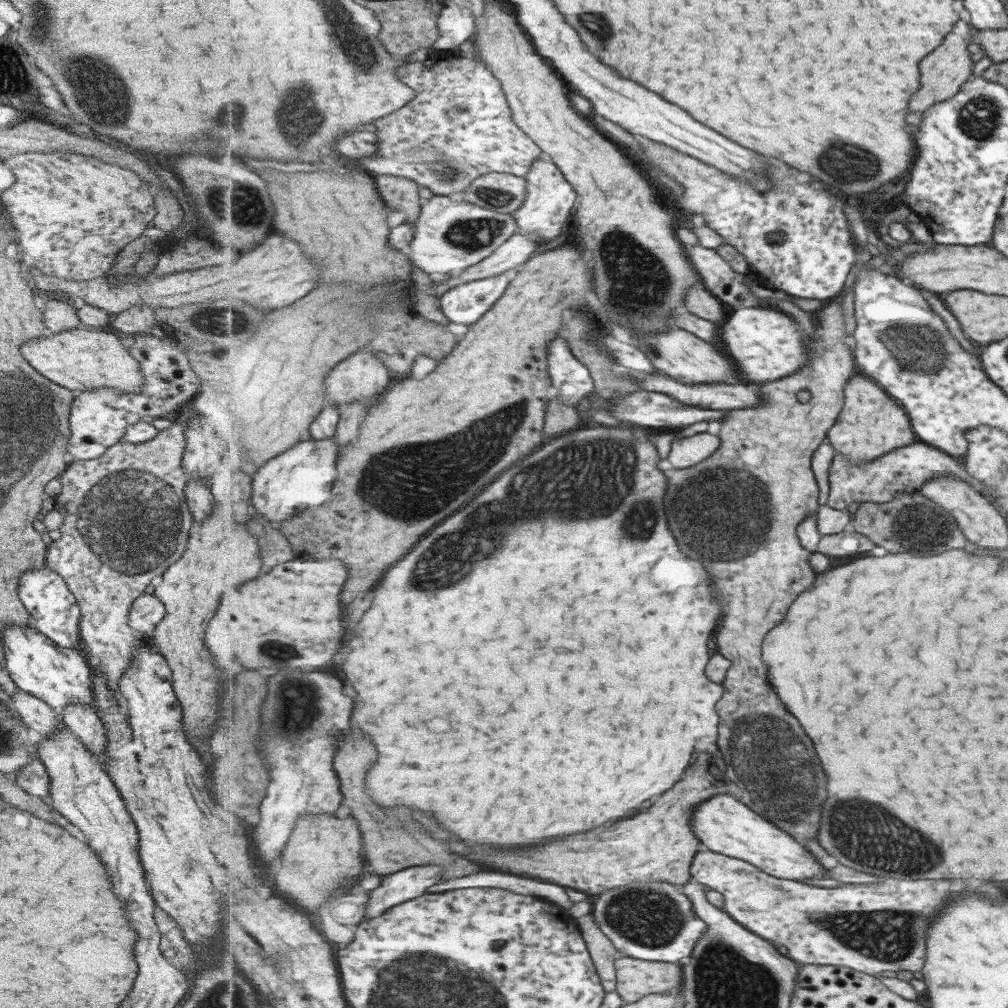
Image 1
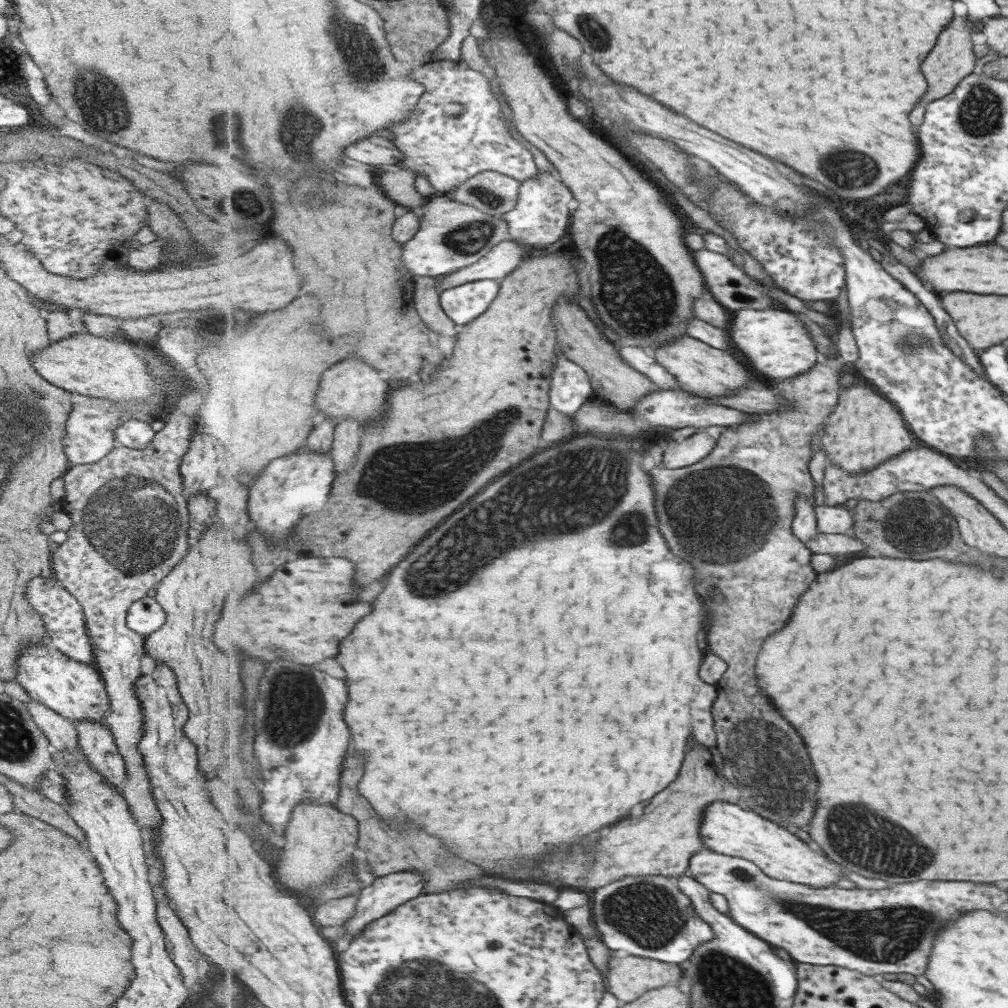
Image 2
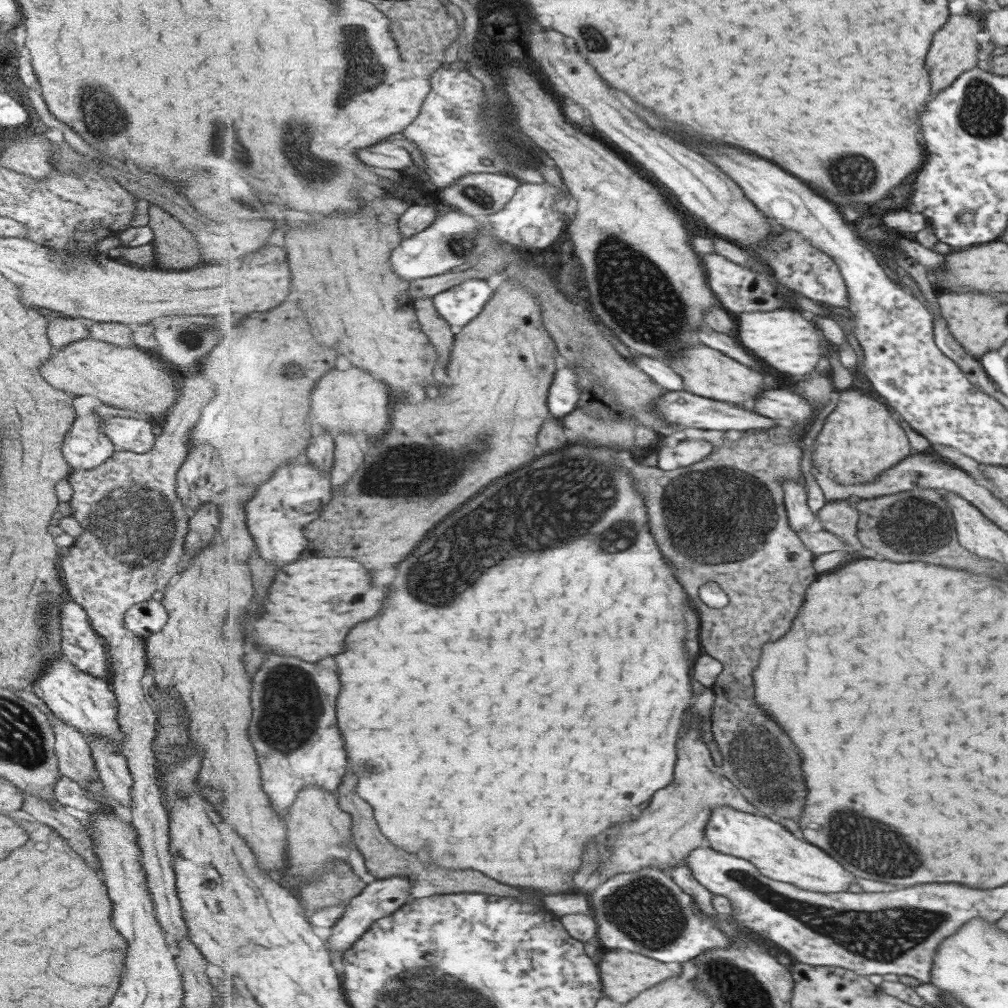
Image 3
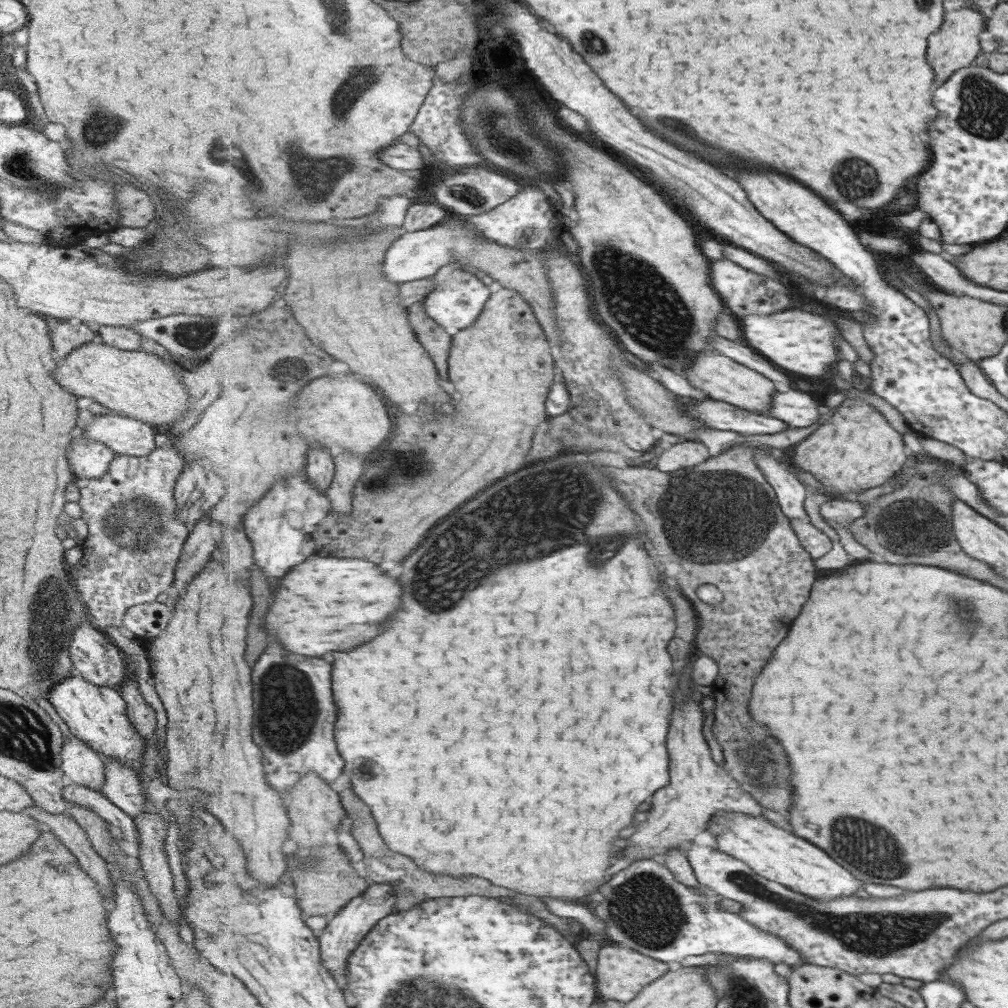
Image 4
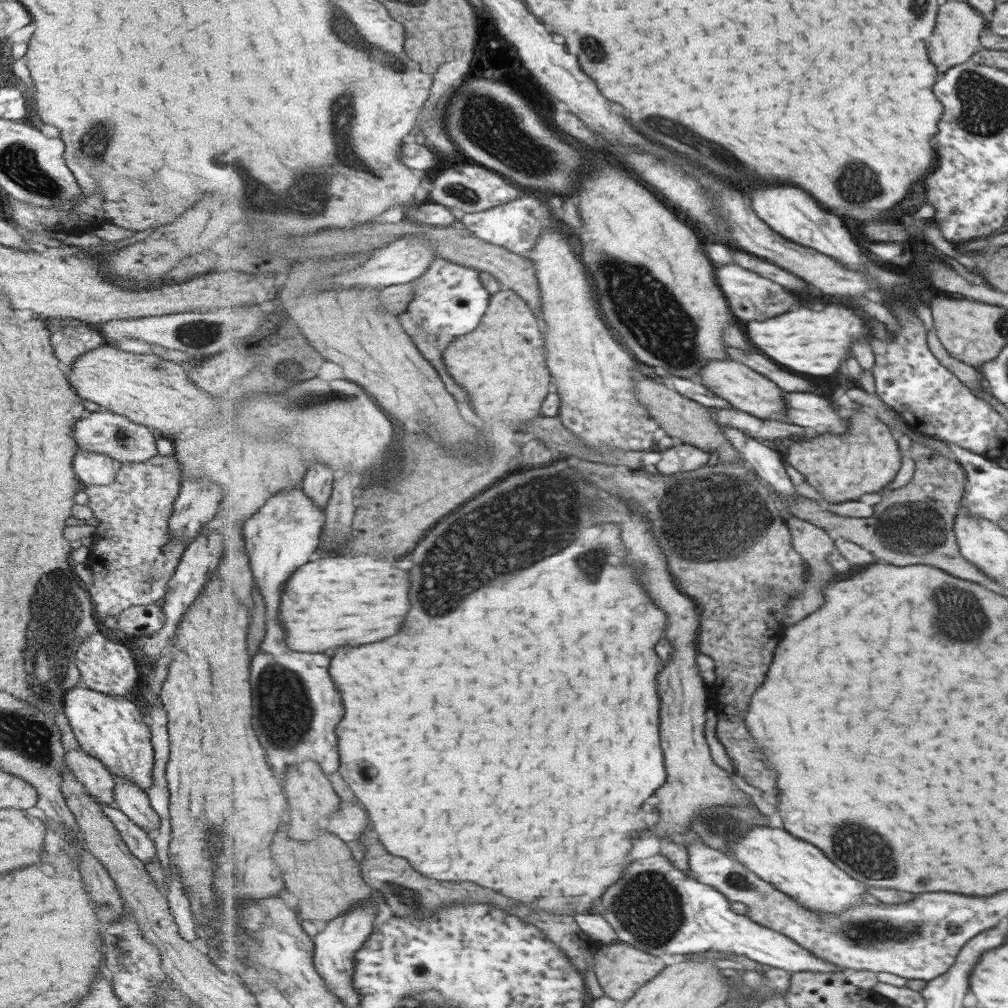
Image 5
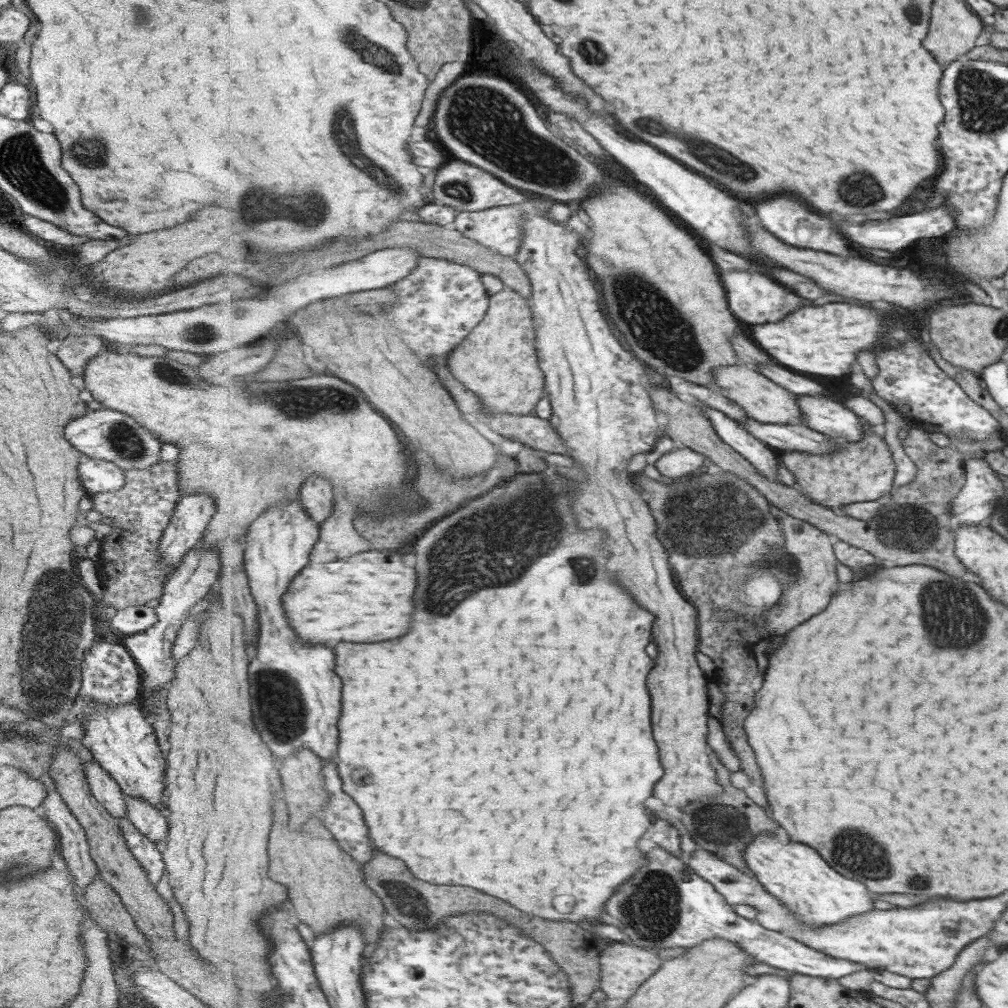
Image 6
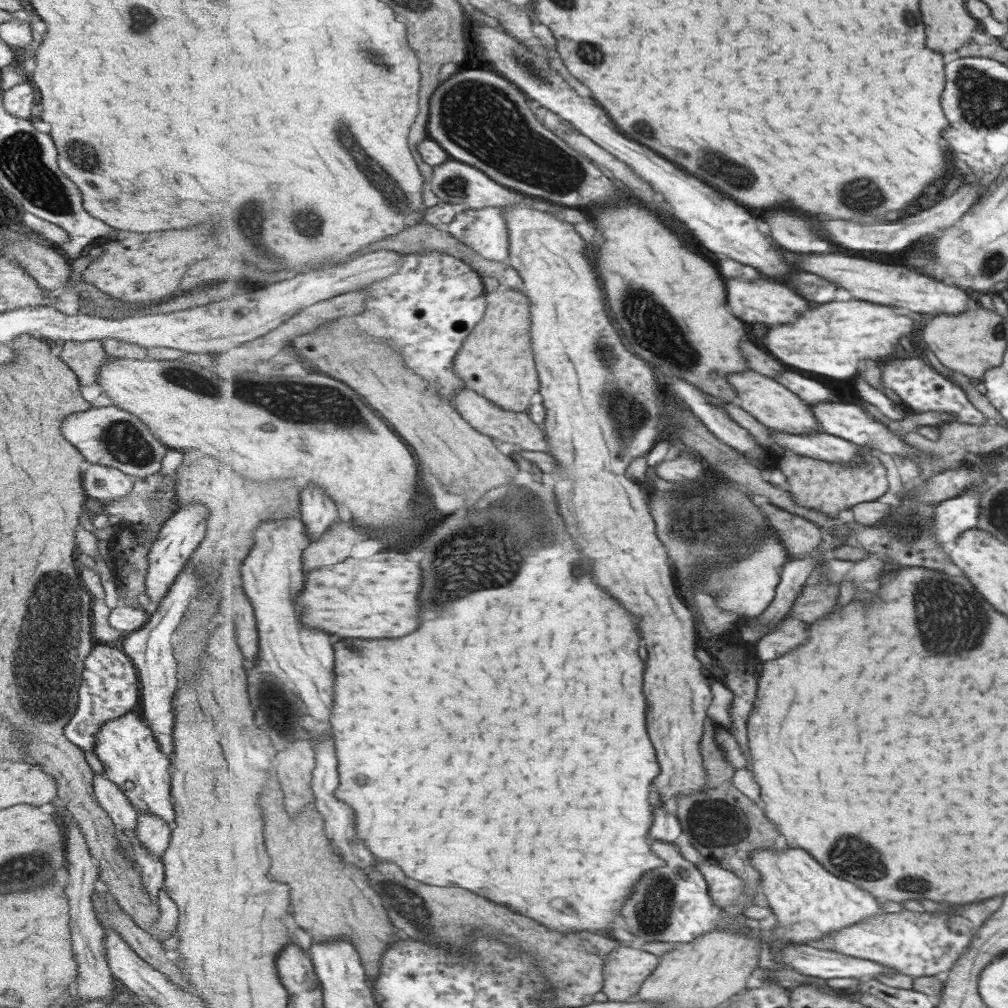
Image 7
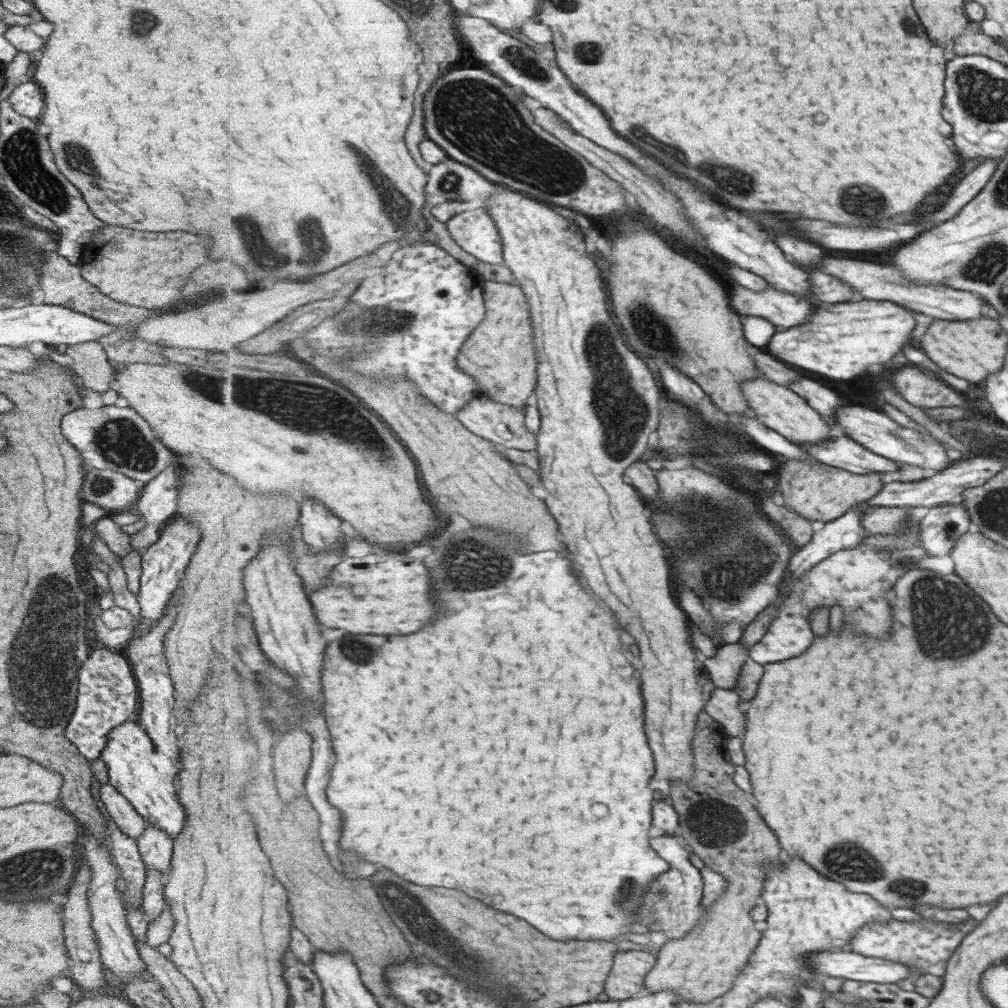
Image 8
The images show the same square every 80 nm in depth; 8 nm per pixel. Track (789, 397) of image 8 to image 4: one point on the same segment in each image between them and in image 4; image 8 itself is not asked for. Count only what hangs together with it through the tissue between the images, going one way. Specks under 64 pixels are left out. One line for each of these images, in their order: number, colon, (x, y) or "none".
4: (722, 378)
5: (746, 389)
6: (764, 400)
7: (772, 403)

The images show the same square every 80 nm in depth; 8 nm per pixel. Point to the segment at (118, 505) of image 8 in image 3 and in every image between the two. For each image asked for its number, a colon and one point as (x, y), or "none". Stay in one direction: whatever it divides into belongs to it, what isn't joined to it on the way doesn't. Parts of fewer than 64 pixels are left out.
3: (85, 446)
4: (88, 458)
5: (90, 468)
6: (96, 475)
7: (102, 483)

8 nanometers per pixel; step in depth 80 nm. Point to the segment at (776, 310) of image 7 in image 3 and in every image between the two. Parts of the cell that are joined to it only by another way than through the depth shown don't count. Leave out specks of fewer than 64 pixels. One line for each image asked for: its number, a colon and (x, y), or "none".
3: (740, 289)
4: (746, 292)
5: (753, 297)
6: (756, 298)

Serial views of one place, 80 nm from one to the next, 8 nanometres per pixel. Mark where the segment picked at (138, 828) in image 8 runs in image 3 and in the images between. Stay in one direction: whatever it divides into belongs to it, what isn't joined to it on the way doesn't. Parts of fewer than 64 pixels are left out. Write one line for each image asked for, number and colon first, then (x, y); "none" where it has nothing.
3: (74, 761)
4: (81, 765)
5: (97, 780)
6: (105, 790)
7: (109, 797)

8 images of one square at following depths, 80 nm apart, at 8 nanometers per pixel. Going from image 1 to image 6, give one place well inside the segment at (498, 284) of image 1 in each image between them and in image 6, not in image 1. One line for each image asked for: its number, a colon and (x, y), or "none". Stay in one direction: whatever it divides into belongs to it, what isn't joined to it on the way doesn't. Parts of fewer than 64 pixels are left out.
2: (463, 304)
3: (459, 305)
4: (459, 298)
5: (450, 300)
6: (438, 306)

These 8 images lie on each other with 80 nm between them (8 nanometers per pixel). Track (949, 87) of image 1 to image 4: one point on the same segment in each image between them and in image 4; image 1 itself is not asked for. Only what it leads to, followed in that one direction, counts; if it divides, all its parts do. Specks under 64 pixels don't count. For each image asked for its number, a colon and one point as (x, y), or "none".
2: (947, 64)
3: (953, 51)
4: (953, 46)

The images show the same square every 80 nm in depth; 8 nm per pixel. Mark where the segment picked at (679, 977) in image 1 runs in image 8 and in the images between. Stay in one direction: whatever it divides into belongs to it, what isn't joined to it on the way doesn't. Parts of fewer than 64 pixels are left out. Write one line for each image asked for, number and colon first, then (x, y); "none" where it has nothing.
2: (630, 977)
3: (625, 974)
4: (624, 972)
5: (623, 969)
6: (624, 967)
7: (627, 967)
8: (629, 969)

